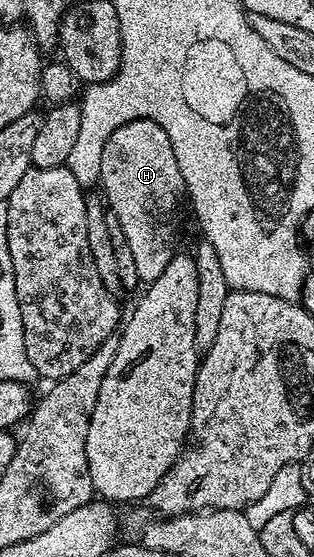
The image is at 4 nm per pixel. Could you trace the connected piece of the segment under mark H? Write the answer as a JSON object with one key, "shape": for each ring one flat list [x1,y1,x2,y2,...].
{"shape":[[131,120,118,126,102,150,99,183,104,184,107,207,118,218,122,234,126,234,126,246,130,246,134,266,138,266,138,278,141,282,156,280,174,254,176,211,184,186,166,130,152,120]]}

